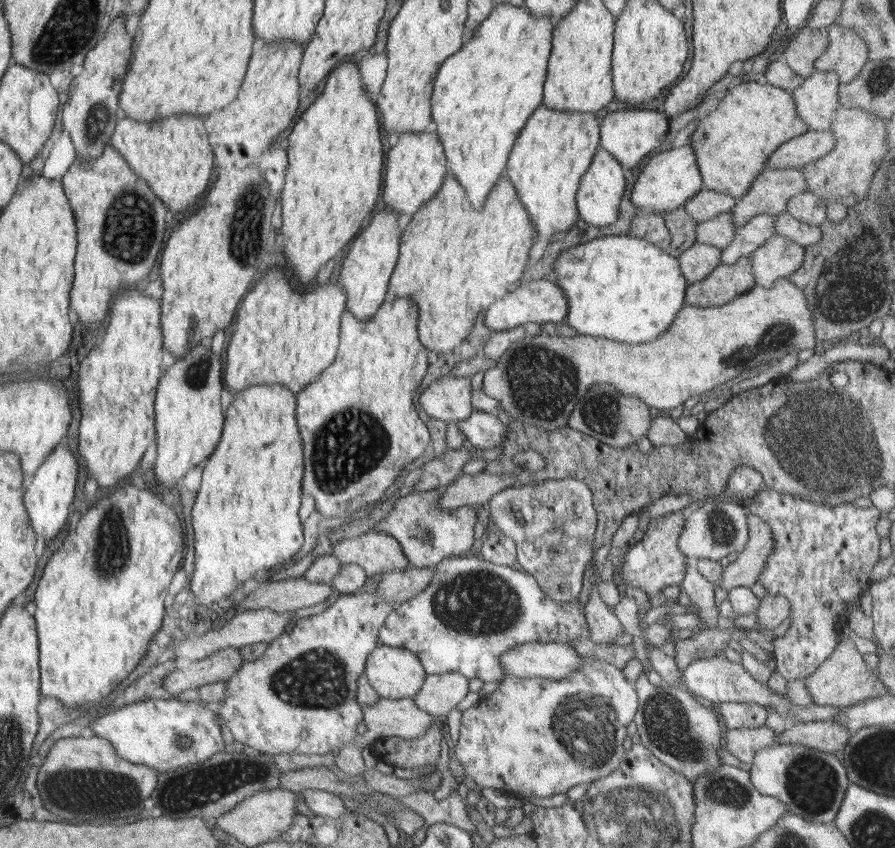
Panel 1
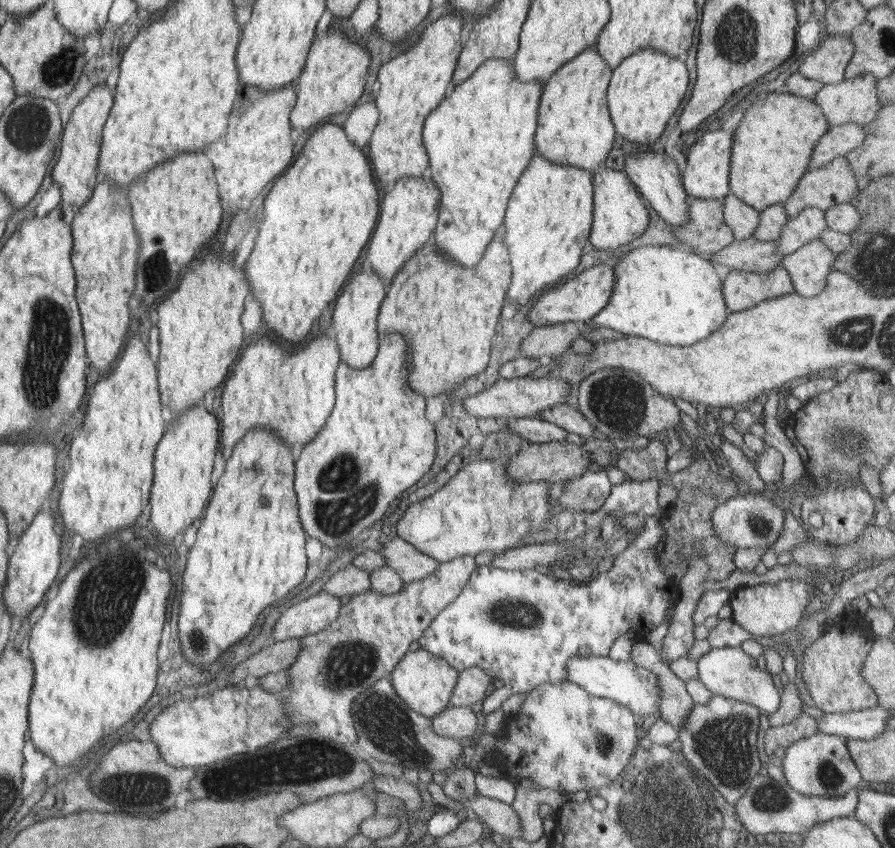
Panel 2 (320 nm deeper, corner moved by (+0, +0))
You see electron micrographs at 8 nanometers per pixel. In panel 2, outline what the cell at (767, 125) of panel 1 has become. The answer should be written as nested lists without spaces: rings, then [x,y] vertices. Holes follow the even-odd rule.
[[[764,90],[762,93],[761,101],[747,102],[742,106],[745,115],[733,134],[729,172],[731,193],[757,211],[788,200],[798,181],[810,169],[814,147],[830,127],[818,103],[796,98],[792,94],[772,94]]]

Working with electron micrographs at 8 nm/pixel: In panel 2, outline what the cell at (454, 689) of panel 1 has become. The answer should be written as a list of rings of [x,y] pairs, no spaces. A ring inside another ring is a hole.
[[[470,667],[460,671],[457,686],[451,694],[450,705],[470,707],[484,701],[490,684],[493,684],[491,676],[480,667]]]

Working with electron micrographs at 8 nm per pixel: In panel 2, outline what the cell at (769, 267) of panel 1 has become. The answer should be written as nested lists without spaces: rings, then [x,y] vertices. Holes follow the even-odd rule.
[[[820,239],[800,247],[798,251],[786,255],[780,266],[788,272],[794,293],[804,296],[816,296],[826,287],[826,277],[832,273],[836,253],[828,249]]]

